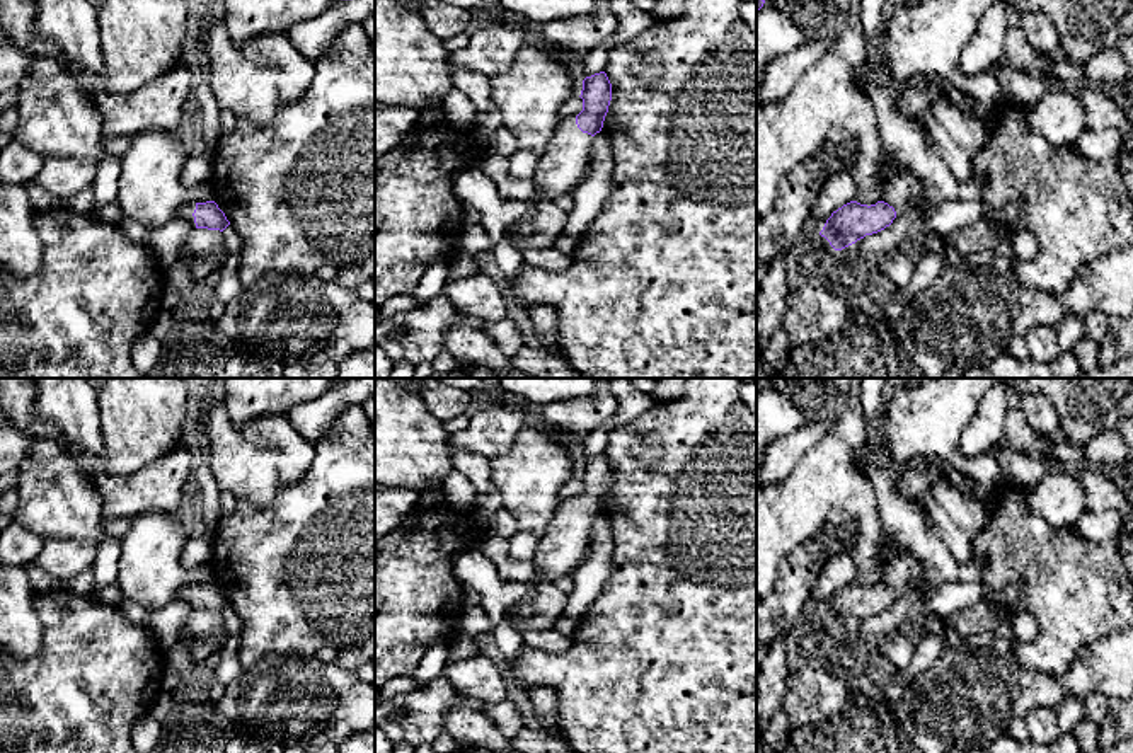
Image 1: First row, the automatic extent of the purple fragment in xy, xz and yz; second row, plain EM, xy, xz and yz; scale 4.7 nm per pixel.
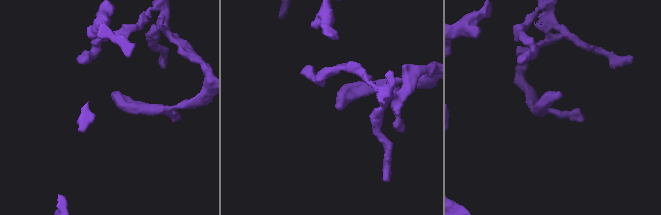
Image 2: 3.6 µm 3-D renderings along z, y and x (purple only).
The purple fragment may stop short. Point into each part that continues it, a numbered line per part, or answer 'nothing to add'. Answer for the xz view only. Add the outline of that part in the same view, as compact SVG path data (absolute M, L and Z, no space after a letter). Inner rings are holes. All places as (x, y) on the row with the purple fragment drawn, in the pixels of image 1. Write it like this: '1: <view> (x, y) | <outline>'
1: xz (564, 164) | M576 118L561 121L538 157L532 175L537 193L528 201L528 210L542 201L554 201L561 194L572 194L590 170L591 141L593 136L578 128Z

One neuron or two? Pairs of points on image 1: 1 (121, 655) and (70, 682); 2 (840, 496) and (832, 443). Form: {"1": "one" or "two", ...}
{"1": "one", "2": "one"}

